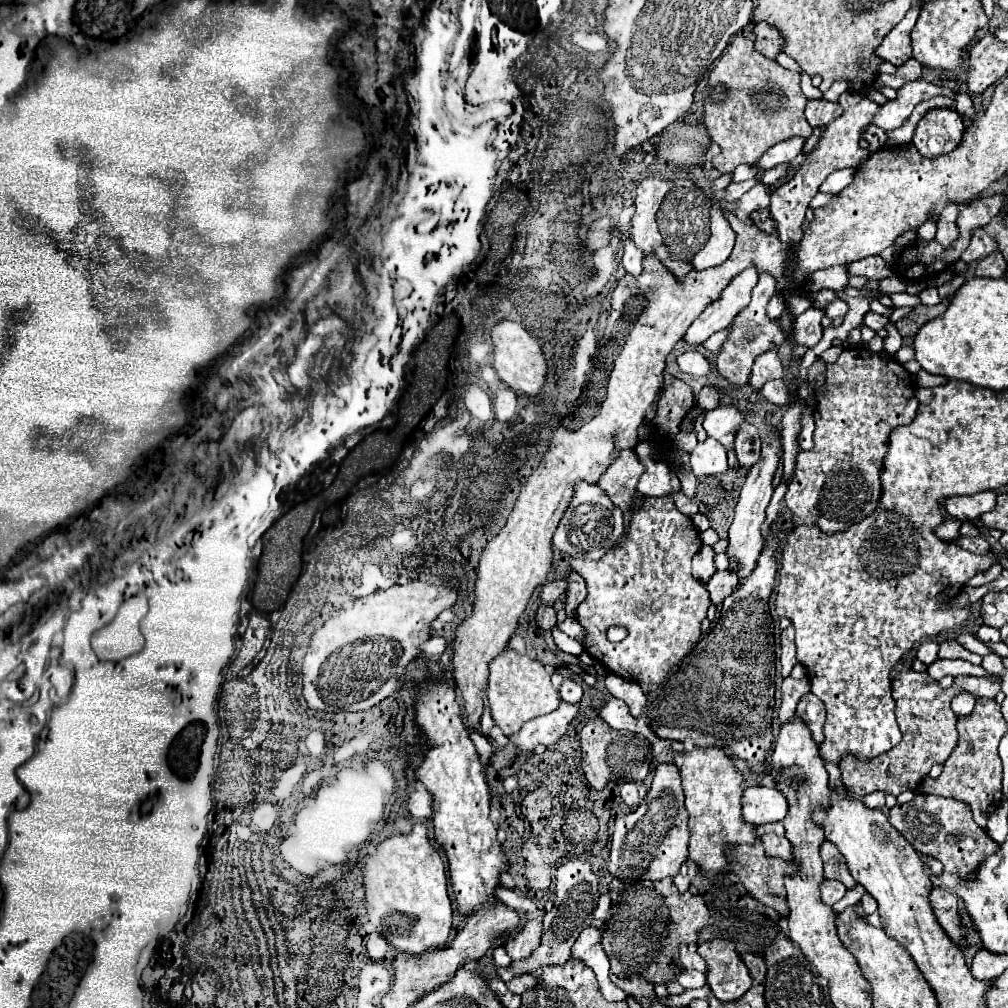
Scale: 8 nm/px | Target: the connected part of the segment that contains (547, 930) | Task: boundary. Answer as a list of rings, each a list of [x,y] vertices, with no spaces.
[[[570,858],[568,862],[560,864],[556,868],[556,900],[554,900],[554,908],[544,918],[542,944],[524,962],[512,962],[508,972],[512,976],[518,976],[518,974],[526,974],[526,972],[536,972],[548,964],[564,964],[566,960],[570,960],[570,950],[574,946],[574,940],[578,938],[578,932],[592,924],[592,914],[594,914],[592,906],[598,906],[598,904],[594,904],[594,900],[598,902],[598,896],[600,896],[598,876],[594,874],[590,862]]]

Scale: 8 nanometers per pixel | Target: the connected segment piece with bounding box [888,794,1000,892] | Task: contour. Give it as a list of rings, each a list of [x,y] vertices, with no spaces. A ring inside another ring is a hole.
[[[918,794],[908,804],[896,804],[890,810],[888,818],[890,824],[903,834],[920,854],[938,859],[944,864],[944,874],[940,876],[940,882],[952,892],[954,888],[958,888],[958,884],[966,884],[966,880],[972,880],[978,864],[982,864],[986,856],[994,856],[994,852],[998,852],[1000,848],[1000,844],[990,840],[986,830],[974,822],[970,808],[966,808],[966,804],[958,800]]]

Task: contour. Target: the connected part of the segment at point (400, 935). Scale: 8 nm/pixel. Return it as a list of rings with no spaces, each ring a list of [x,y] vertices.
[[[416,824],[414,830],[410,834],[398,834],[398,836],[390,836],[386,838],[384,842],[380,842],[376,846],[376,854],[374,856],[368,856],[366,858],[366,870],[364,870],[364,884],[366,884],[366,902],[370,904],[368,908],[368,918],[370,918],[370,924],[374,924],[376,932],[380,932],[394,948],[402,950],[402,952],[410,952],[410,954],[424,954],[424,952],[432,952],[432,950],[442,950],[448,942],[448,936],[450,936],[450,928],[452,928],[452,908],[450,908],[450,898],[448,898],[448,880],[446,880],[446,866],[444,866],[444,860],[440,856],[440,852],[436,848],[432,848],[430,844],[430,838],[428,838],[428,830],[424,824]]]

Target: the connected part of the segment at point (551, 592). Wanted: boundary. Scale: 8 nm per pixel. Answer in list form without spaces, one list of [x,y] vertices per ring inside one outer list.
[[[564,578],[554,580],[554,582],[546,582],[546,584],[542,586],[540,598],[542,598],[544,604],[550,604],[550,606],[552,606],[556,600],[560,600],[560,598],[566,596],[566,588],[568,588],[568,582],[566,582]]]

